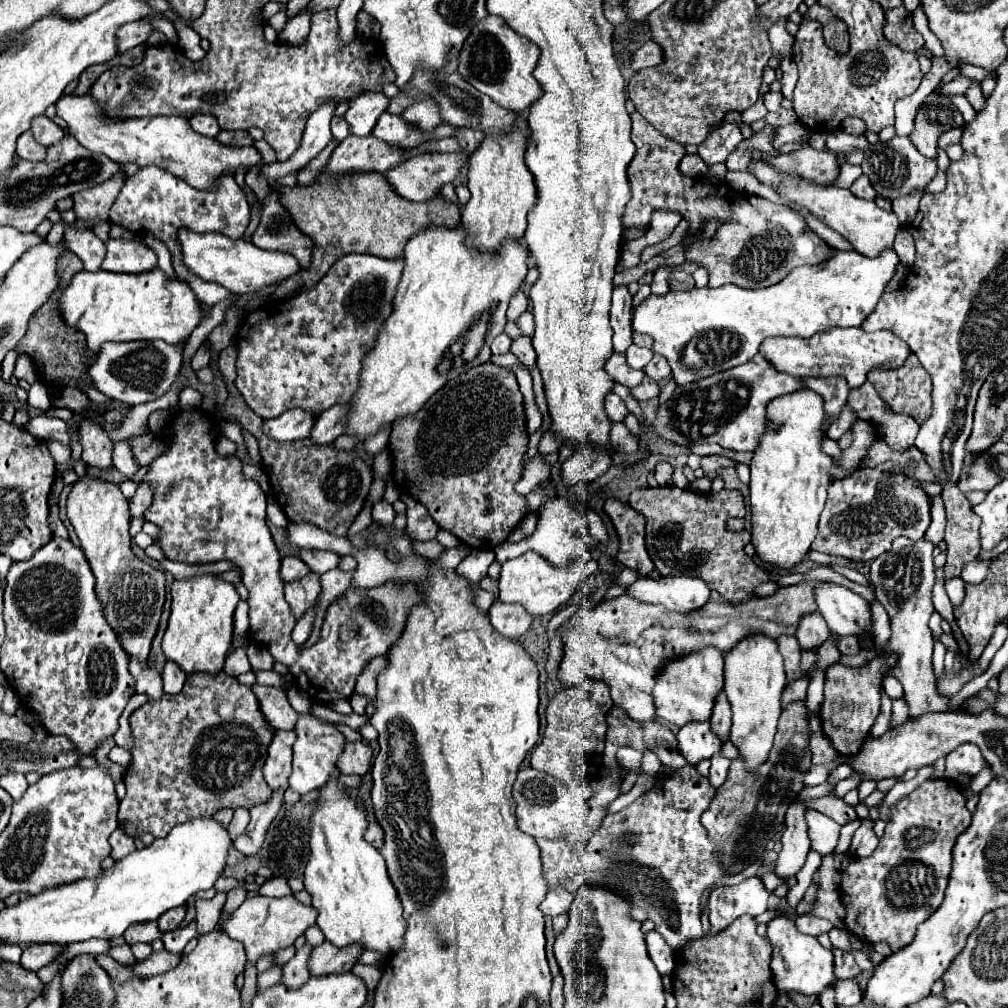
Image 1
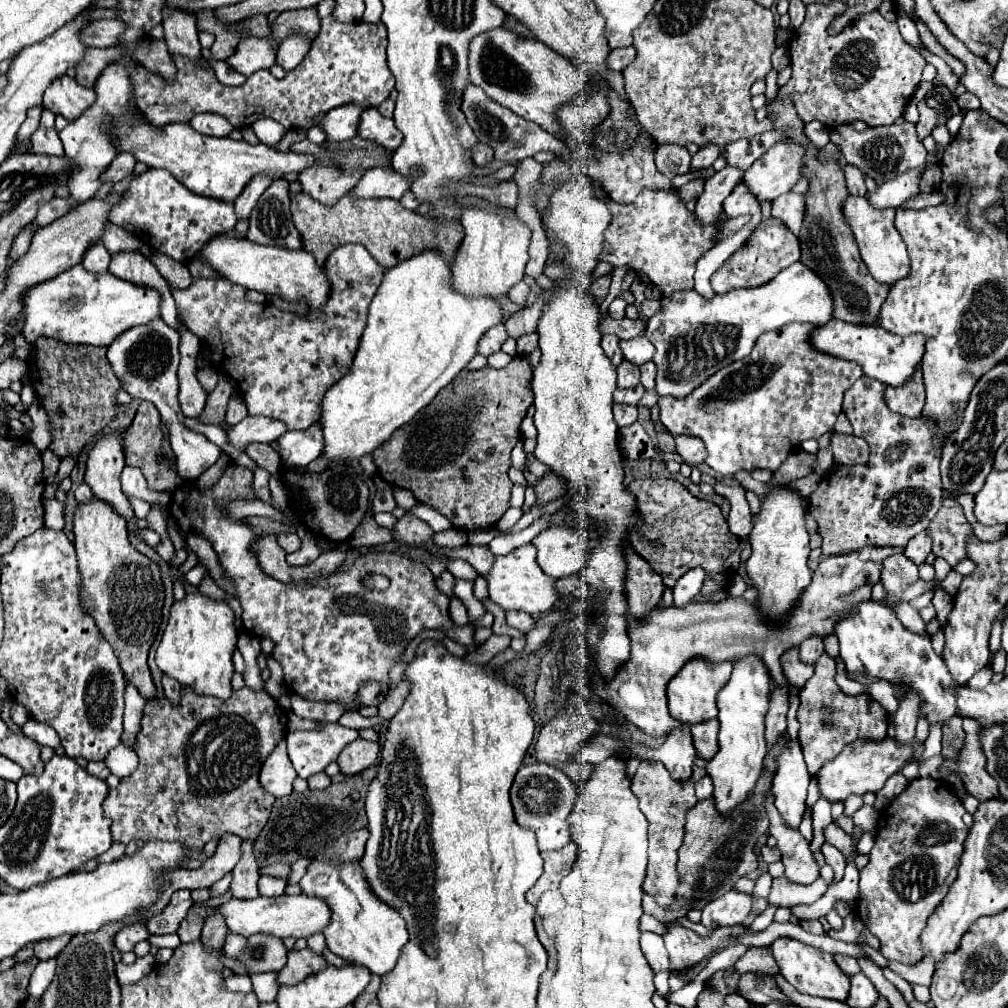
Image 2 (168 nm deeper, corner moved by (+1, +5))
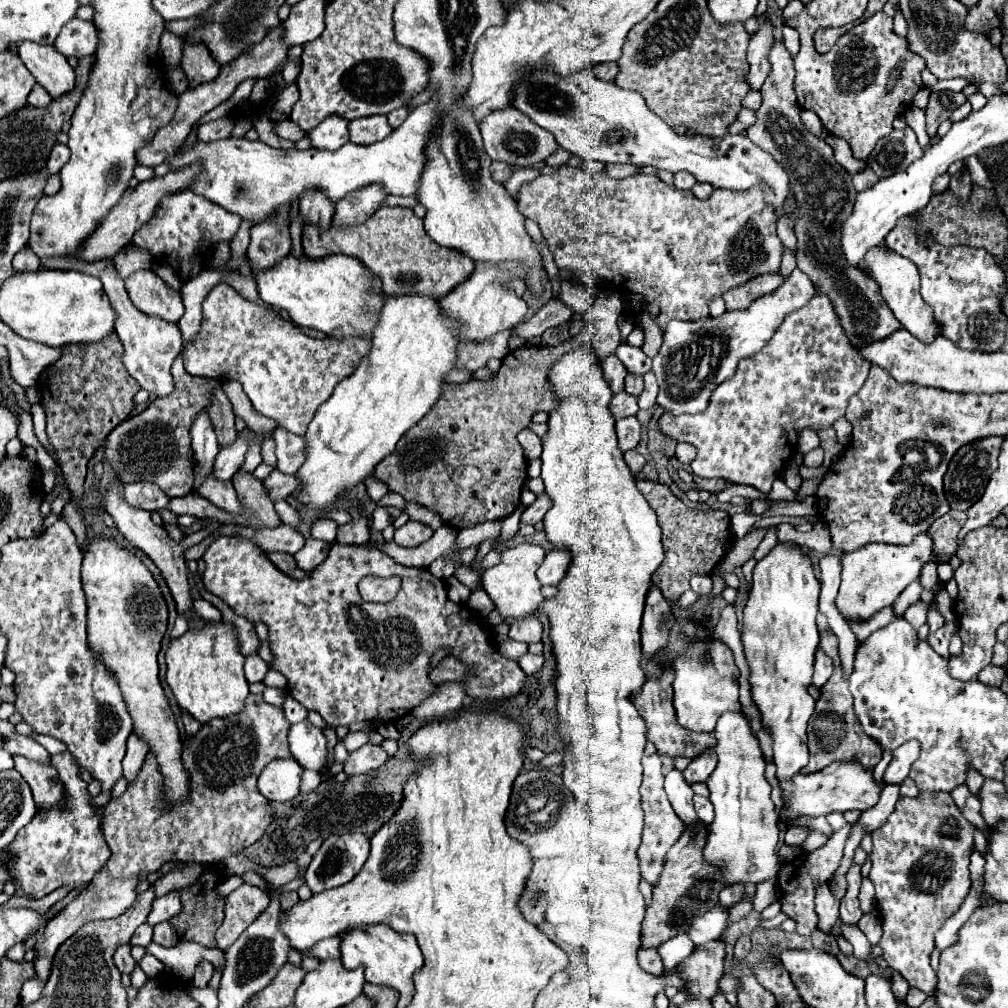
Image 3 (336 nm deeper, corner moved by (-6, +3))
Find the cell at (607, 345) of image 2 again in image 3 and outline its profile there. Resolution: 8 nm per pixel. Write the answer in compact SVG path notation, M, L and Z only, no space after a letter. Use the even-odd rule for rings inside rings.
M610 354L602 360L602 368L604 368L604 374L606 374L606 380L612 388L614 394L622 392L624 390L624 376L628 374L628 370L624 368L624 364L616 358L616 354Z

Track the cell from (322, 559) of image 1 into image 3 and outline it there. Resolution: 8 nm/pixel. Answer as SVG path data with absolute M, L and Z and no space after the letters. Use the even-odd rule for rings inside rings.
M280 524L274 530L252 530L248 526L240 526L238 534L254 540L266 552L280 550L280 552L296 554L304 546L304 536L300 532L296 532L294 528L290 528L288 524Z

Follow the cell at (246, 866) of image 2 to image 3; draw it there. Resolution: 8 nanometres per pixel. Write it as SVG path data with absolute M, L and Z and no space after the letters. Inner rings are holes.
M242 884L226 898L226 918L216 932L216 946L228 950L230 944L262 914L270 904L270 894L252 884Z

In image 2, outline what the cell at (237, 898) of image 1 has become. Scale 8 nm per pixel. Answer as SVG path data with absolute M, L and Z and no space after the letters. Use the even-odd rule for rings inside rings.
M219 914L207 918L207 922L203 926L203 932L201 932L201 944L203 944L203 948L207 948L207 950L221 948L223 940L225 940L225 932L227 932L225 920Z

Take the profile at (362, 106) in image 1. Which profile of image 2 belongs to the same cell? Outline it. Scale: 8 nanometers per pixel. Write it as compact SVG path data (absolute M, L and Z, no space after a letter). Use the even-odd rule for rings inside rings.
M341 106L337 110L329 110L319 122L319 128L325 130L329 142L343 142L357 136L357 124L363 110L357 106Z

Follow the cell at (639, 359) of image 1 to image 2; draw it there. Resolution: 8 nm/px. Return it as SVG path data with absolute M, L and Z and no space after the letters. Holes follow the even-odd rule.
M637 336L637 338L629 338L629 340L621 340L621 354L627 362L641 366L653 358L655 346L645 336Z

